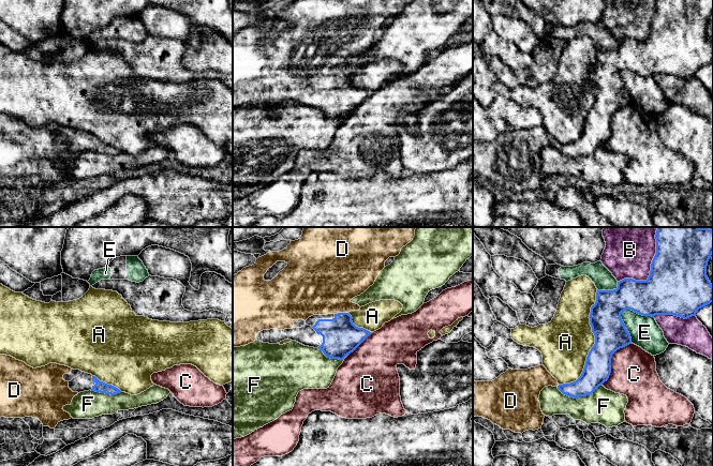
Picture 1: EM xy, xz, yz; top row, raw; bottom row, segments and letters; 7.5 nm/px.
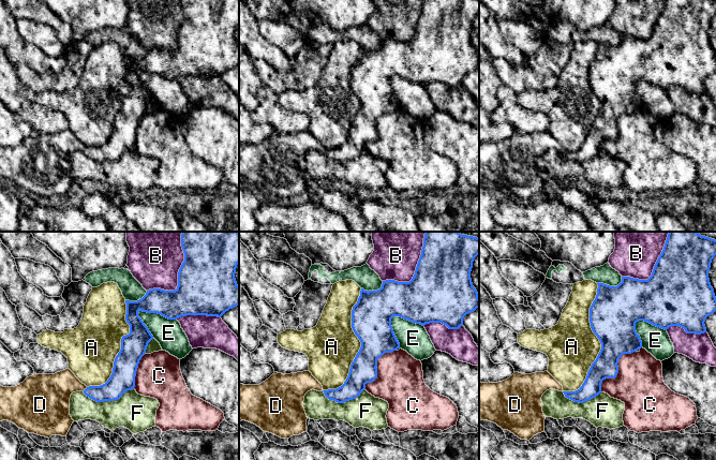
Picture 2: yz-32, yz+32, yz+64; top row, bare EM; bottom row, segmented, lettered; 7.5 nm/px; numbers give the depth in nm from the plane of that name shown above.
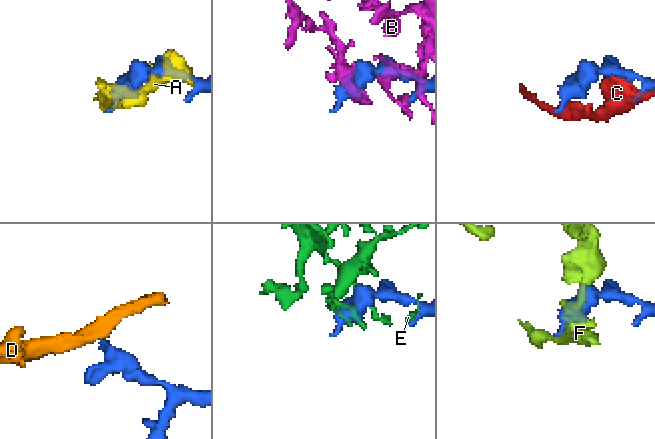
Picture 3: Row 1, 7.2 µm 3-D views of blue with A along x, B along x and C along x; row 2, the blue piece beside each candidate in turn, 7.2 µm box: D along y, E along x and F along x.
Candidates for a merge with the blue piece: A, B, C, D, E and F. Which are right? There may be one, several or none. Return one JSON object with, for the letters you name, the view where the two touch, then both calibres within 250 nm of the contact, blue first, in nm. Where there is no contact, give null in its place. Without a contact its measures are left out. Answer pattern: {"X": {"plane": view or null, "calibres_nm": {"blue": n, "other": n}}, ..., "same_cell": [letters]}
{"D": {"plane": "xz", "calibres_nm": {"blue": 280, "other": 460}}, "same_cell": ["D"]}

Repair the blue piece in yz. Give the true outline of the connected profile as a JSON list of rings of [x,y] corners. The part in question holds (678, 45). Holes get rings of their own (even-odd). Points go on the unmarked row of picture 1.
[[[656,0],[656,14],[651,24],[647,41],[624,39],[618,42],[613,50],[598,50],[596,62],[591,67],[590,85],[595,95],[595,104],[589,111],[581,136],[574,142],[559,145],[558,149],[569,157],[577,159],[592,154],[599,146],[608,140],[611,133],[612,115],[620,108],[632,104],[632,97],[621,78],[621,73],[632,70],[642,76],[674,75],[684,79],[695,76],[699,69],[713,62],[713,45],[707,36],[708,21],[713,14],[713,0]]]

